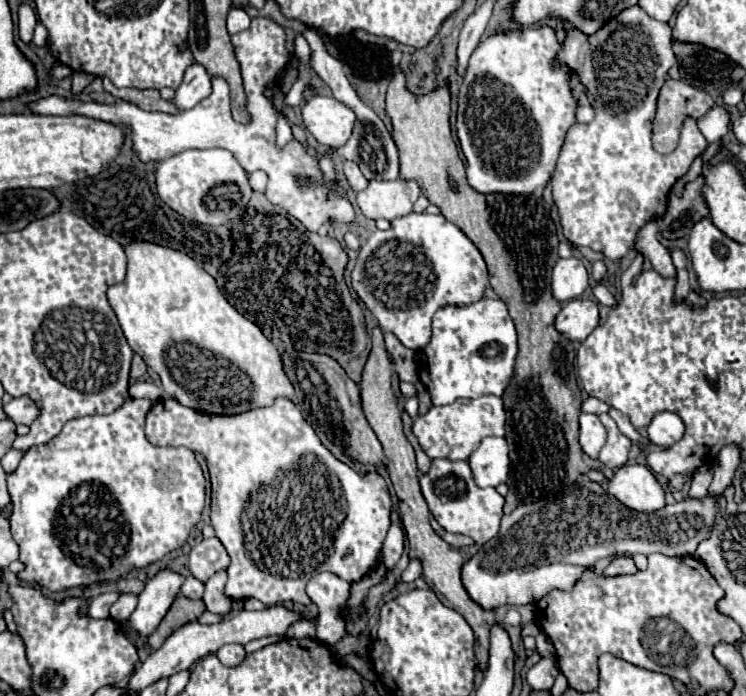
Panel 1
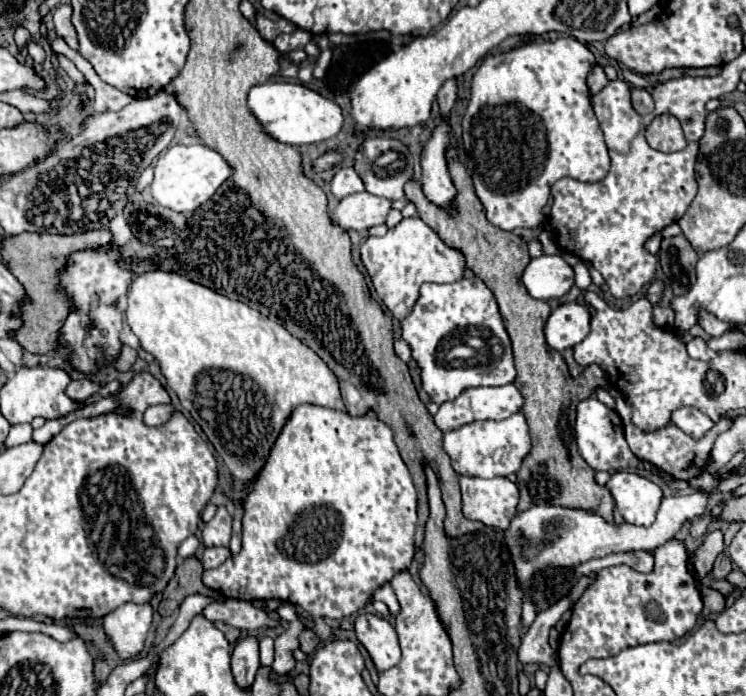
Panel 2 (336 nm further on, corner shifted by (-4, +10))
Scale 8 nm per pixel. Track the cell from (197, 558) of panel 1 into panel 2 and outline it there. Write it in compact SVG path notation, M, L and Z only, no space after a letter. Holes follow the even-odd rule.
M219 506L215 518L205 524L203 528L203 544L207 548L213 548L213 546L229 546L229 540L231 540L231 514L225 506Z

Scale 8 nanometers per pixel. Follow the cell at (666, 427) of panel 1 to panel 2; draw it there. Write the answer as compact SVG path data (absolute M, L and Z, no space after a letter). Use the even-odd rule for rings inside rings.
M677 408L671 414L671 424L675 424L677 428L681 428L685 434L689 434L693 438L703 436L713 426L711 418L707 418L697 408Z

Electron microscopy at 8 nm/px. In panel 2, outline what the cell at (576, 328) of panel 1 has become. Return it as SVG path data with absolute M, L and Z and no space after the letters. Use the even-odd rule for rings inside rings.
M567 302L555 308L545 324L547 344L555 350L573 348L589 334L589 306L579 302Z

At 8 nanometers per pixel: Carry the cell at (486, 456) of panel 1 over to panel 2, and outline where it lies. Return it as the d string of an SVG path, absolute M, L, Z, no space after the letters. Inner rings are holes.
M521 412L505 418L505 420L481 420L461 426L459 430L451 430L443 434L445 452L451 458L451 464L457 474L479 476L479 478L495 478L515 474L521 466L521 460L531 450L529 428L525 416Z

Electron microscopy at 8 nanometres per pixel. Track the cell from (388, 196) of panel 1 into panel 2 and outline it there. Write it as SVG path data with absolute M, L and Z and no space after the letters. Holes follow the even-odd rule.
M357 192L339 202L333 212L333 220L345 230L367 230L371 226L385 224L391 204L393 202L387 198L379 198L369 192Z

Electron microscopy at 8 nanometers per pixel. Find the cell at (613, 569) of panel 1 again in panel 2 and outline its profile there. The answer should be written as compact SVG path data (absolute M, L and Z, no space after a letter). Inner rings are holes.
M581 576L577 580L577 584L569 590L569 594L565 598L561 598L559 602L555 602L553 606L549 606L547 610L537 612L537 618L533 620L533 624L529 626L527 634L523 636L521 648L519 648L519 660L521 662L535 662L535 664L545 664L545 666L557 666L557 654L555 650L549 646L547 636L549 630L561 620L561 616L569 610L569 606L573 602L577 602L581 598L581 594L595 582L593 576Z

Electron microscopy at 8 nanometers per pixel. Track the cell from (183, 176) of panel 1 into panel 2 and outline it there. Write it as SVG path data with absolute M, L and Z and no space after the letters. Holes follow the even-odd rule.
M203 144L171 146L155 164L151 194L159 206L175 212L191 214L201 204L205 204L231 174L233 174L233 168L227 164L227 160L209 146L203 146Z

